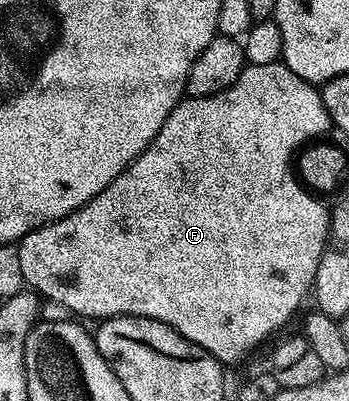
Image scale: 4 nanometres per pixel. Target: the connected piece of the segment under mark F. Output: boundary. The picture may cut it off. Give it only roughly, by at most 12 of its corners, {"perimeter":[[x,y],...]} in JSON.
{"perimeter":[[284,62],[182,98],[16,244],[92,321],[237,363],[314,290],[330,130]]}

